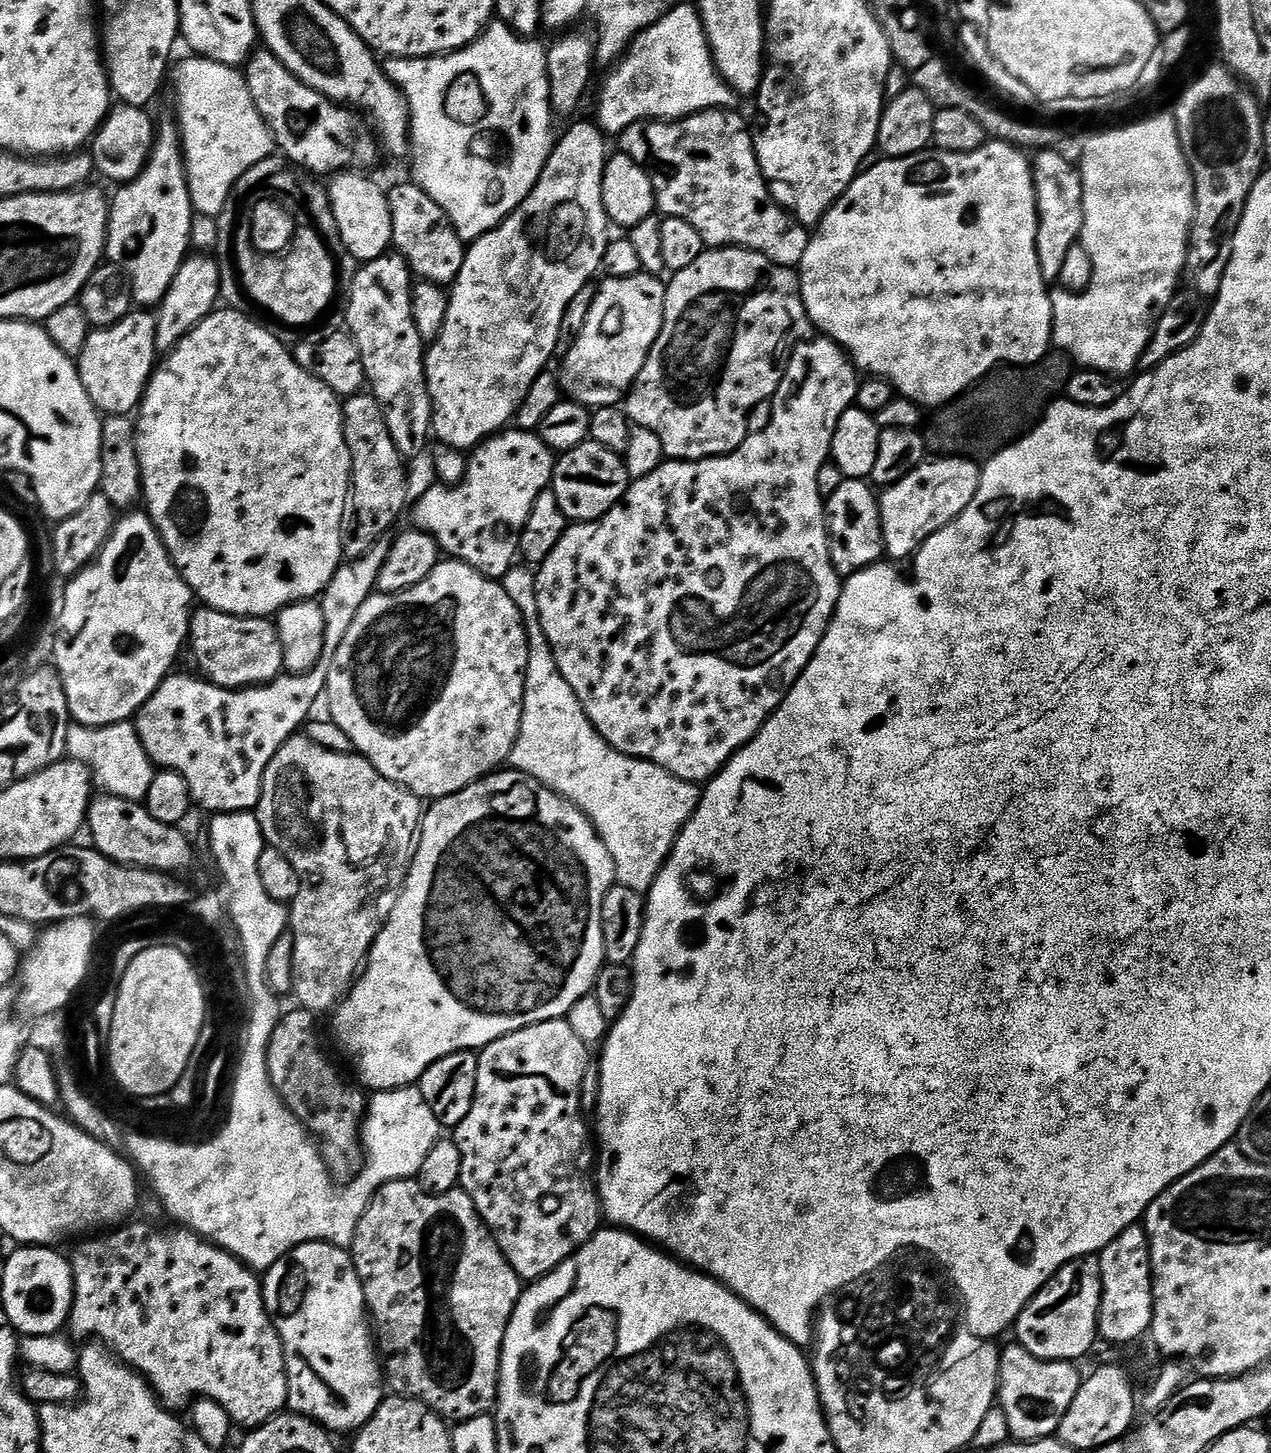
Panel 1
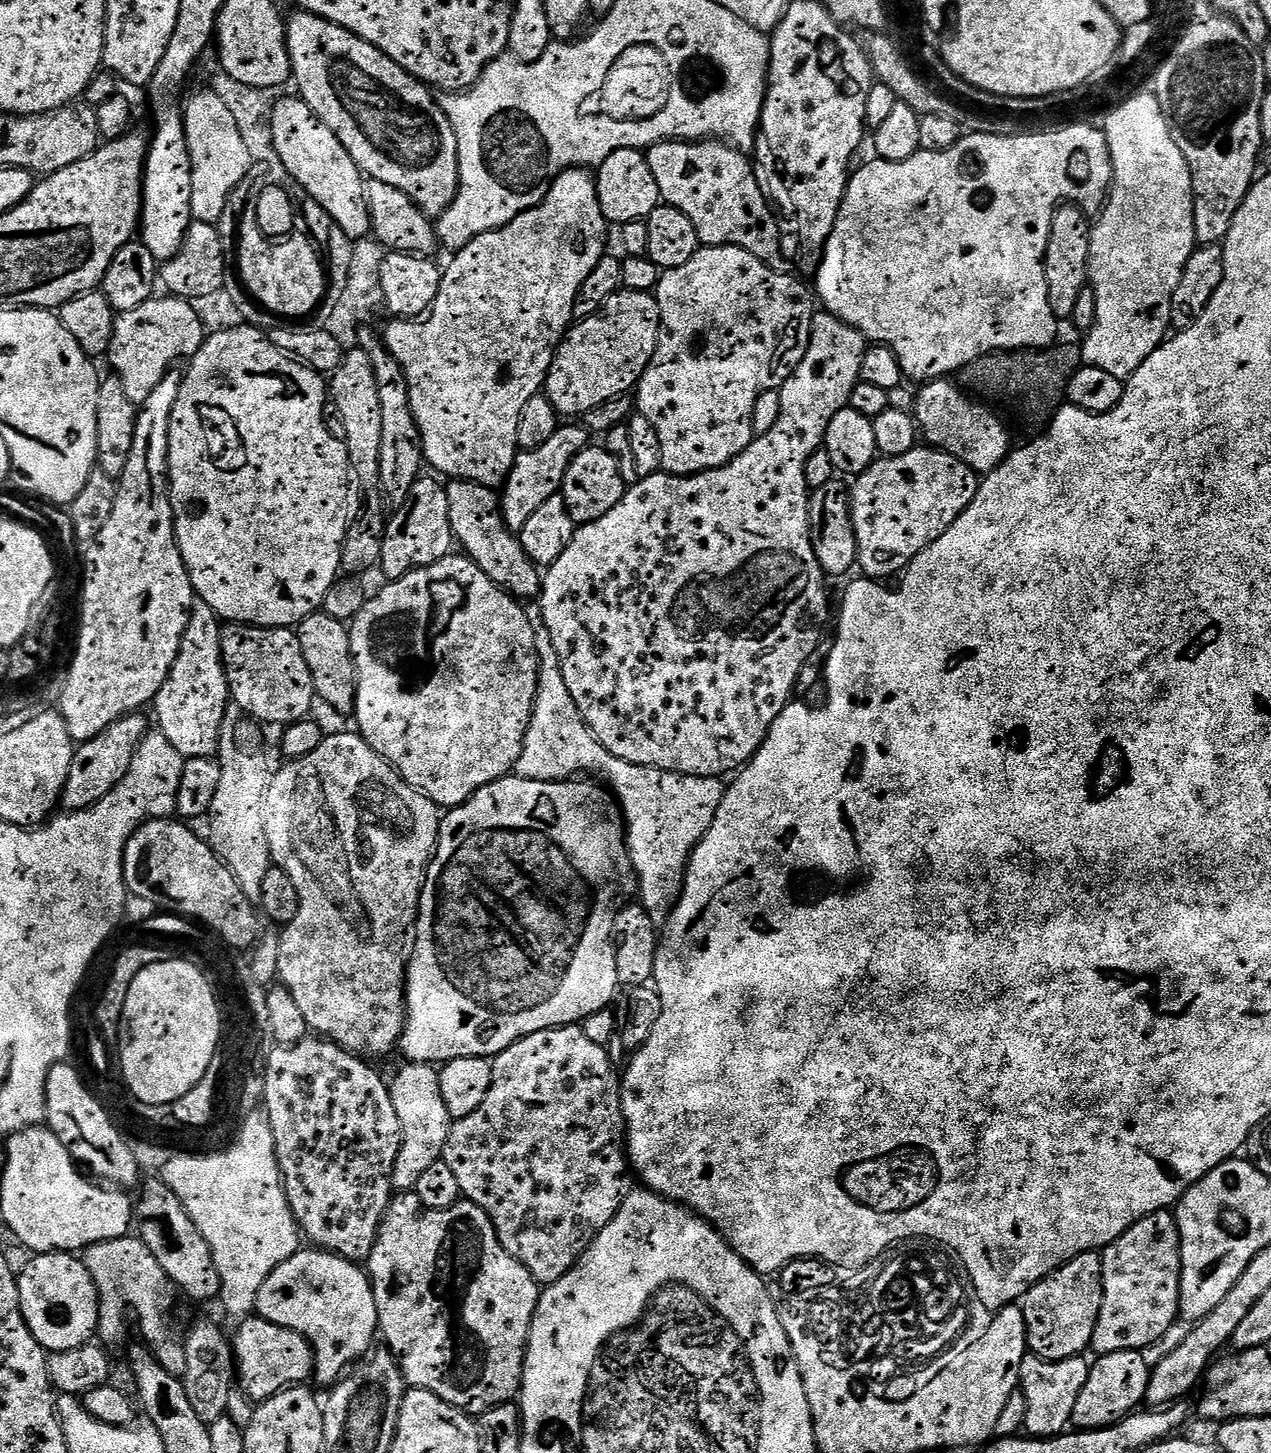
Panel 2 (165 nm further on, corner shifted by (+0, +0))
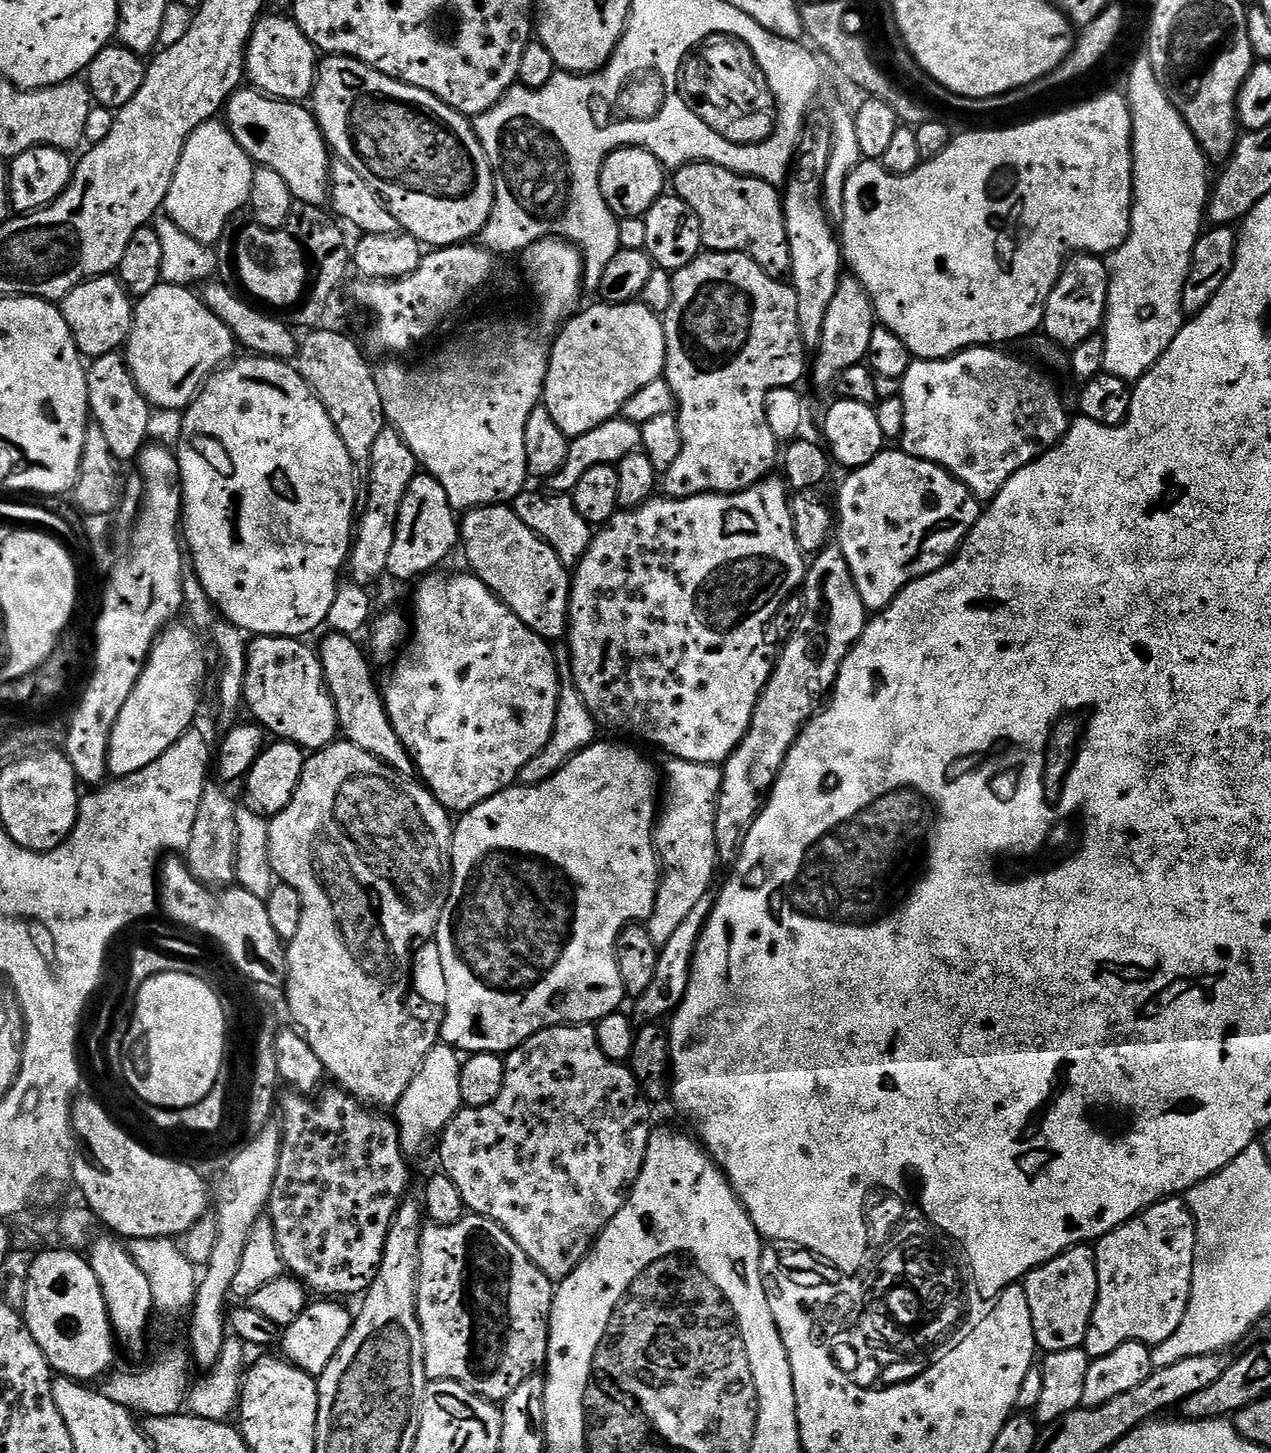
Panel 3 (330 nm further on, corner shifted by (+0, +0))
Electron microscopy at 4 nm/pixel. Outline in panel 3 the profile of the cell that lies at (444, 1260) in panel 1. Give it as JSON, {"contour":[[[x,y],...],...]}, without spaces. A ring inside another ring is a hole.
{"contour":[[[466,1214],[454,1226],[438,1226],[431,1222],[425,1223],[420,1229],[420,1271],[416,1274],[416,1313],[418,1322],[422,1326],[422,1342],[424,1343],[424,1357],[426,1358],[426,1374],[429,1381],[449,1380],[466,1386],[474,1394],[478,1394],[483,1400],[502,1402],[526,1382],[526,1378],[537,1375],[548,1363],[548,1335],[550,1334],[550,1314],[552,1313],[552,1297],[554,1295],[554,1281],[498,1226],[493,1220],[487,1220],[485,1216]]]}

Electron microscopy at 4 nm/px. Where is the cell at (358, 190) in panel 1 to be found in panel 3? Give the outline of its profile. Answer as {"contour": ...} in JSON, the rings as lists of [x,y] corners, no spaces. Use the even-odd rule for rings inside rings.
{"contour":[[[244,86],[228,99],[226,123],[250,159],[261,168],[278,170],[286,178],[286,186],[290,186],[296,200],[321,206],[329,203],[333,157],[320,123],[303,103],[275,100],[251,86]]]}

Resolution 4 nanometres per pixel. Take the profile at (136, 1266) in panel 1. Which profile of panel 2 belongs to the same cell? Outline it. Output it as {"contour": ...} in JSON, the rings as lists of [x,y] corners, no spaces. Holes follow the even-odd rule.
{"contour":[[[249,1318],[237,1328],[234,1355],[238,1387],[254,1402],[269,1400],[283,1388],[303,1385],[304,1379],[313,1375],[312,1346],[302,1334],[261,1318]]]}

